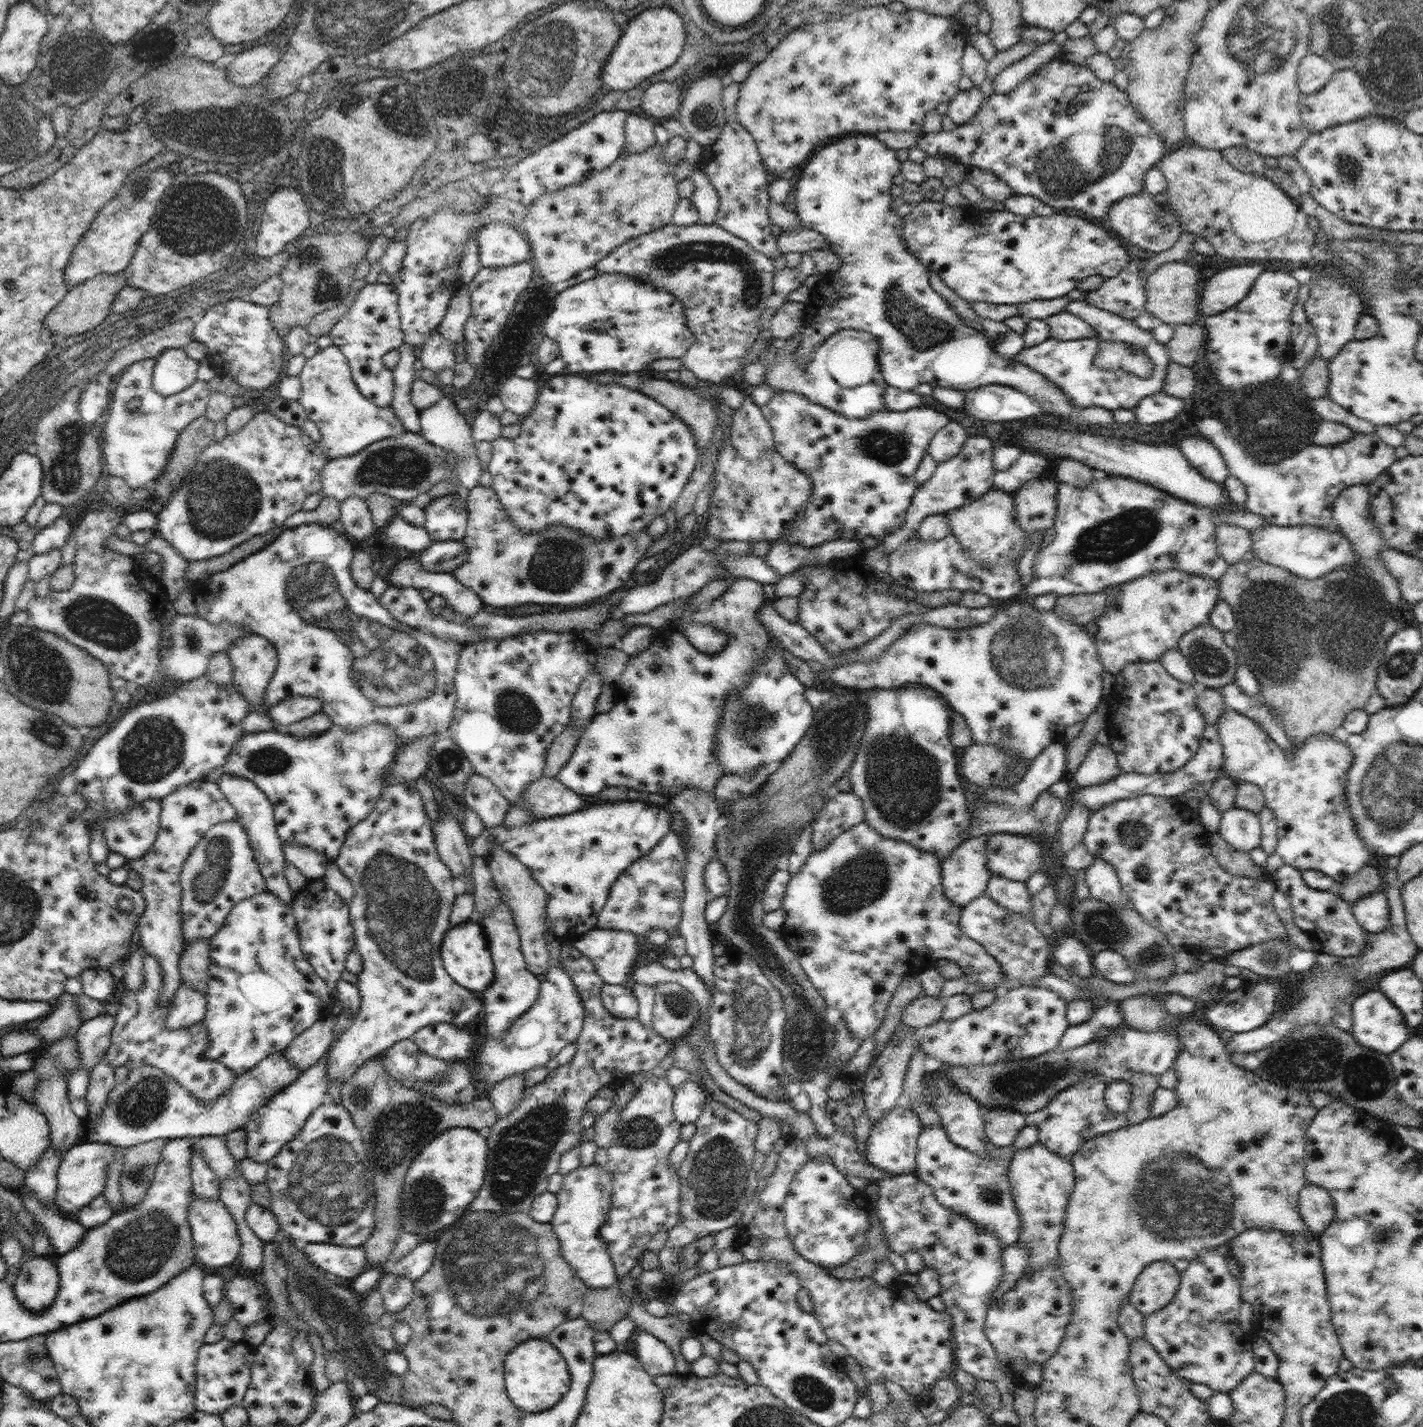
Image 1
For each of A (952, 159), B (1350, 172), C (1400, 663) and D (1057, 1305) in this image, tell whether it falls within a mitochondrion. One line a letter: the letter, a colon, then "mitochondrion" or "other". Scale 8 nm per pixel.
A: other
B: mitochondrion
C: mitochondrion
D: other

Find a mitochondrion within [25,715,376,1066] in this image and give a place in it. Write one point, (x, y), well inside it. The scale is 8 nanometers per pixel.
(209, 881)

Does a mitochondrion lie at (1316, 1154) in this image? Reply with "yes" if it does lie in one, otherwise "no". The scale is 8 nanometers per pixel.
no

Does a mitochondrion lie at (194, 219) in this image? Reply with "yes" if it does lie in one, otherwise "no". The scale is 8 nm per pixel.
yes

